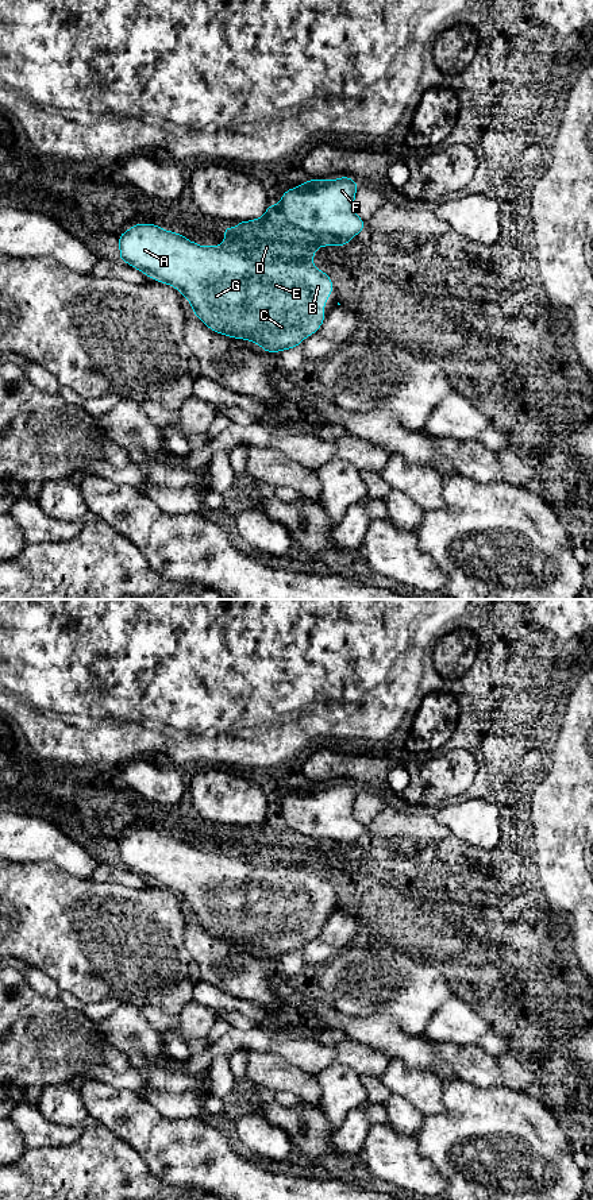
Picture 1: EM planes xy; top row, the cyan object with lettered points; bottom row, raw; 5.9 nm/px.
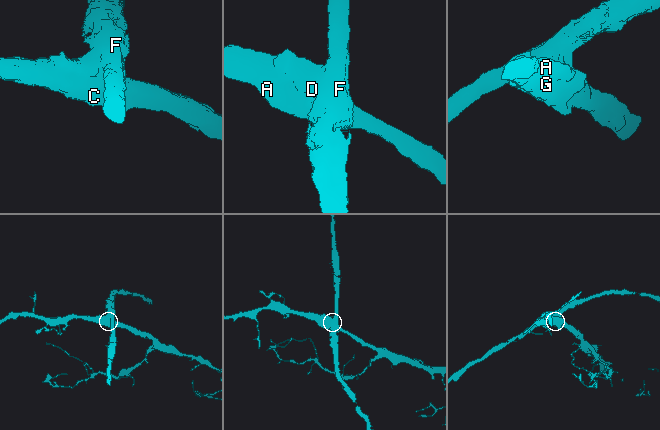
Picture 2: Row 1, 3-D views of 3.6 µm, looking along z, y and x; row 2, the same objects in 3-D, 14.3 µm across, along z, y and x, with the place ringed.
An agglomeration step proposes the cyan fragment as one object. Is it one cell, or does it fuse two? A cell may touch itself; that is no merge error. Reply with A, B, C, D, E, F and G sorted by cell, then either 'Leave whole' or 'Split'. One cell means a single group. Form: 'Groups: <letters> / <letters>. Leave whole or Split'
Groups: A B C D E G / F. Split

